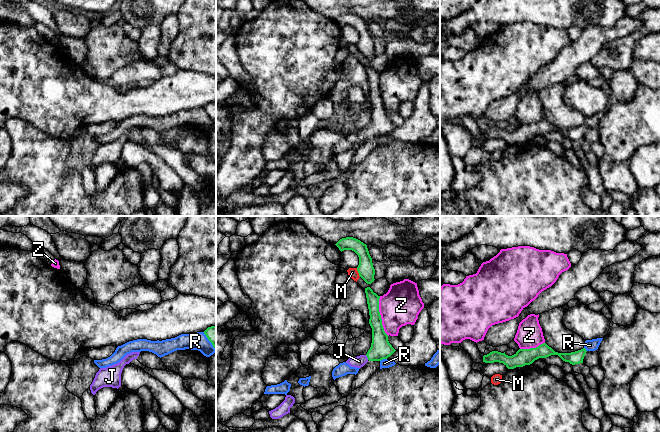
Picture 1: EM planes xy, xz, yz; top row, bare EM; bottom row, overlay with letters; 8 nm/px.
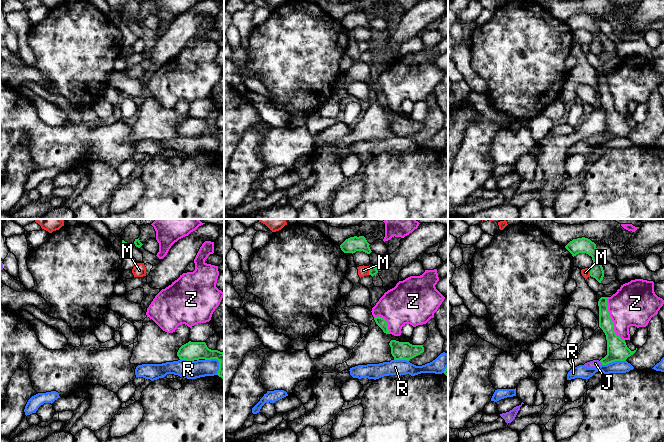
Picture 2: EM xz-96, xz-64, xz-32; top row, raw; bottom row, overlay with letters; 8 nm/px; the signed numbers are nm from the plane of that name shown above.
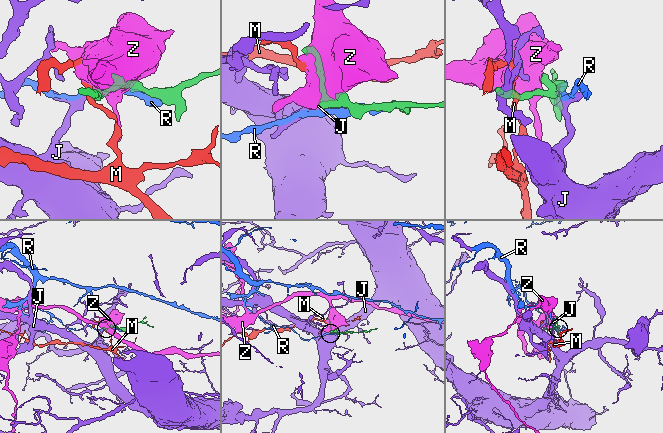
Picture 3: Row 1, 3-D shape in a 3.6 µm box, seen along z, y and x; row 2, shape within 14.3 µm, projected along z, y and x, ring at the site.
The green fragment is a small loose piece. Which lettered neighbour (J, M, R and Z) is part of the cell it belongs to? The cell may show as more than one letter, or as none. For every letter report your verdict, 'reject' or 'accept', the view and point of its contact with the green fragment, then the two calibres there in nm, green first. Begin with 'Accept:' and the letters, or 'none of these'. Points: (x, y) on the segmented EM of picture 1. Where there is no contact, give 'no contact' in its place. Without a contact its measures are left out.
Accept: J
J: accept; contact xz (367, 357); calibres 170 and 90 nm
M: reject; contact xz (358, 272); calibres 130 and 80 nm
R: reject; contact xz (383, 358); calibres 170 and 70 nm
Z: reject; contact xz (380, 316); calibres 160 and 320 nm

